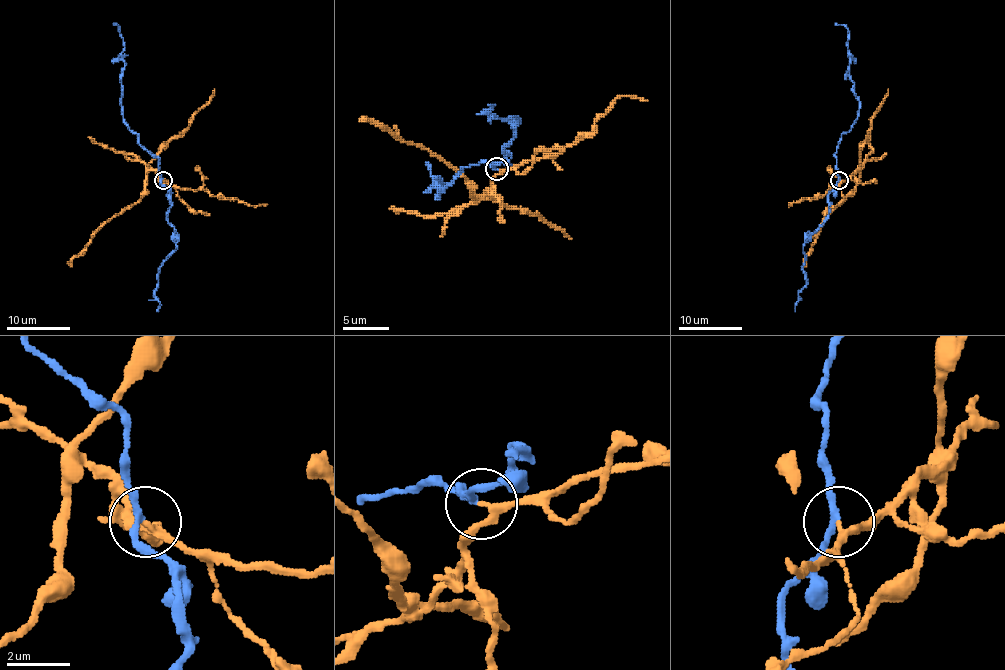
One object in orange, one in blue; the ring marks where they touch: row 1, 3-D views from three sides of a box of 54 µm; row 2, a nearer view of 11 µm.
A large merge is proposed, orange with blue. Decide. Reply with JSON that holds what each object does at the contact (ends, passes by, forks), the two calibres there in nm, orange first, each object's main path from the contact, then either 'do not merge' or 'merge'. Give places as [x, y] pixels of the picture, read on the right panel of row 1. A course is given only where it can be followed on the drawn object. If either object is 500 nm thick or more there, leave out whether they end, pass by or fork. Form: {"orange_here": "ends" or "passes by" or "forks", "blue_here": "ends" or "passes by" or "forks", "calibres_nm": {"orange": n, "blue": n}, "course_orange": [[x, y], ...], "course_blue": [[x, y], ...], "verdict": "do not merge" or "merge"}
{"orange_here": "passes by", "blue_here": "passes by", "calibres_nm": {"orange": 190, "blue": 200}, "course_orange": [[840, 180], [846, 180], [856, 170], [859, 174], [857, 185], [825, 217], [805, 266]], "course_blue": [[840, 178], [837, 148], [841, 135], [856, 121], [859, 98], [849, 74], [848, 30], [835, 23]], "verdict": "do not merge"}

